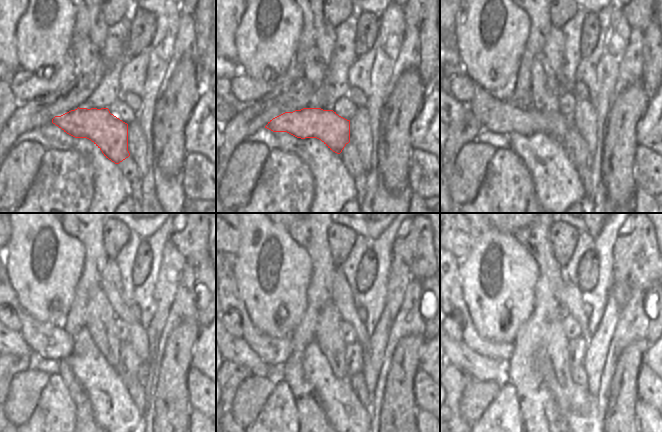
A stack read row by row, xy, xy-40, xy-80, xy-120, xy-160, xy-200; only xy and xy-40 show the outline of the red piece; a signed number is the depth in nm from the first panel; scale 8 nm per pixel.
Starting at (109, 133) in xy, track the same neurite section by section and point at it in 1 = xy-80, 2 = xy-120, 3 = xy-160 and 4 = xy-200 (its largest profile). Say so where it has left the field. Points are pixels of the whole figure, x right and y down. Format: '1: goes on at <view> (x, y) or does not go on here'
1: goes on at xy-80 (495, 115)
2: goes on at xy-120 (48, 341)
3: goes on at xy-160 (274, 351)
4: goes on at xy-200 (501, 350)

